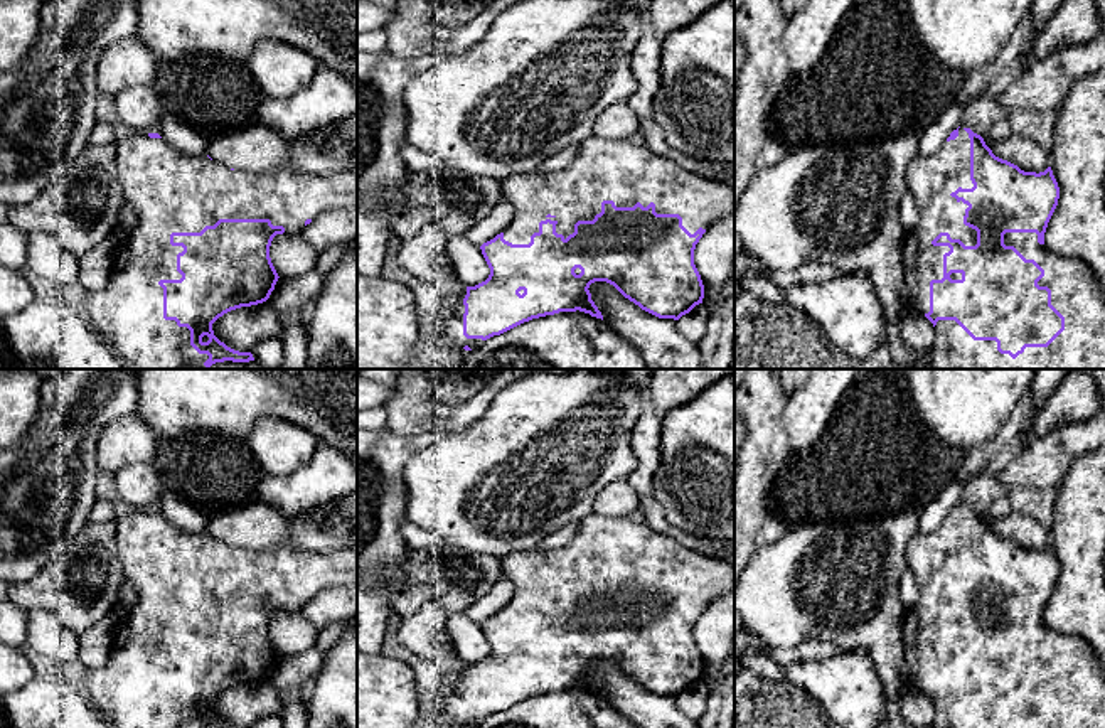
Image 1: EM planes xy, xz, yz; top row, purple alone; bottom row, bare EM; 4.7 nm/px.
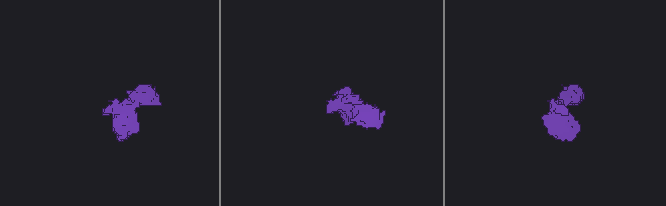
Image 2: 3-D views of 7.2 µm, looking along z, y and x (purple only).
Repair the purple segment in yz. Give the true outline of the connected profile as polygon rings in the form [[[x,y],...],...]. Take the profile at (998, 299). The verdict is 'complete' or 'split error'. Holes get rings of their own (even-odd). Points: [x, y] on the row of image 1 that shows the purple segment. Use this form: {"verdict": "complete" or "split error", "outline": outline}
{"verdict": "split error", "outline": [[[958,126],[938,152],[930,157],[916,155],[908,163],[906,187],[920,211],[918,224],[906,231],[903,243],[908,308],[925,315],[935,327],[930,354],[935,369],[1105,369],[1105,290],[1098,276],[1083,261],[1060,256],[1044,246],[1044,233],[1060,199],[1060,187],[1051,167],[1039,174],[1024,172],[996,157],[980,135]]]}

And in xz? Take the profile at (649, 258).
{"verdict": "split error", "outline": [[[595,135],[581,143],[564,169],[507,177],[500,190],[502,199],[514,207],[514,217],[504,233],[480,246],[490,275],[467,286],[467,295],[445,327],[445,339],[458,351],[472,351],[524,322],[559,312],[579,310],[603,320],[588,290],[595,281],[613,285],[625,298],[659,318],[679,320],[704,298],[704,285],[694,265],[696,244],[709,226],[734,207],[734,189],[728,184],[692,174],[647,145]]]}

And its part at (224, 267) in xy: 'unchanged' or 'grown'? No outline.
grown

